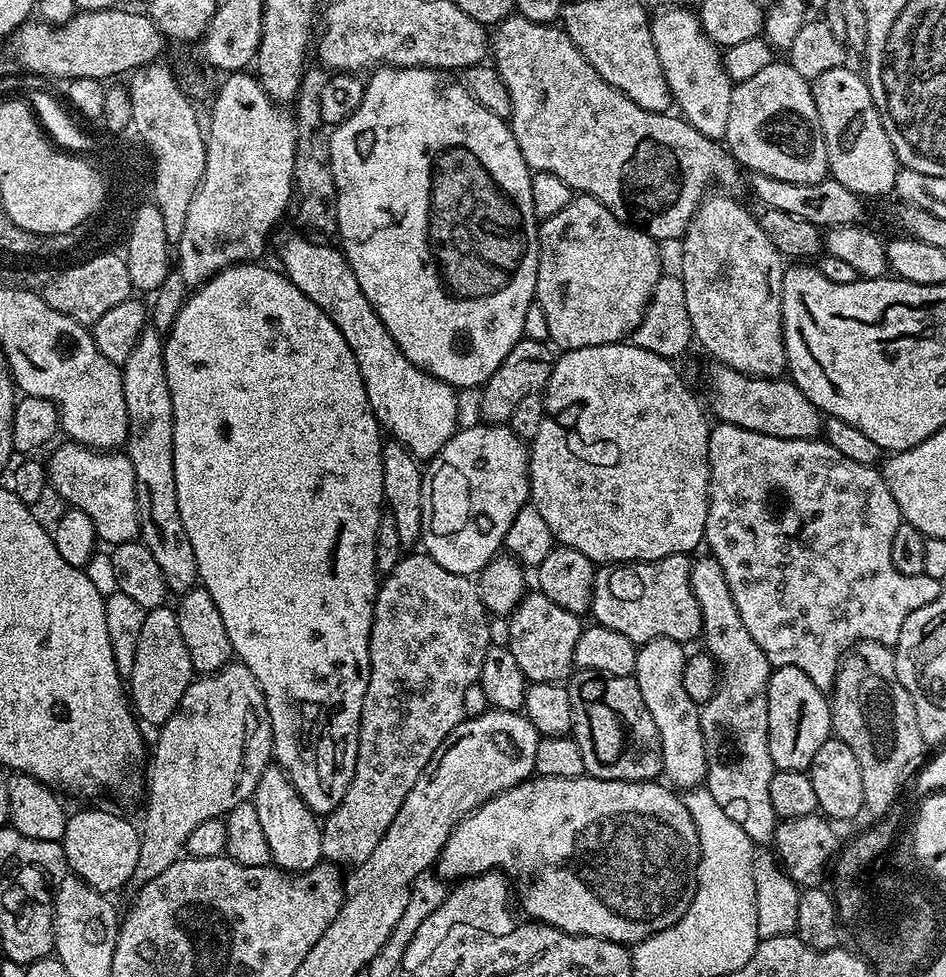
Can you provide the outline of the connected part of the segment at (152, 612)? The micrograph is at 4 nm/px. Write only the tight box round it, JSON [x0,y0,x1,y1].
[130,606,194,725]

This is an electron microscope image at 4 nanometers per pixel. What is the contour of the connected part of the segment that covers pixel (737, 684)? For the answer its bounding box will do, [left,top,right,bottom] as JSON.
[690,554,778,846]

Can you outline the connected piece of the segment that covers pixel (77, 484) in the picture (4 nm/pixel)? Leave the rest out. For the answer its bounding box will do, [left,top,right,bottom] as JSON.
[46,442,140,546]

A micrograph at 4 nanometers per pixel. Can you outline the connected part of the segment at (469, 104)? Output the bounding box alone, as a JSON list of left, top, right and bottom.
[328,66,540,390]

